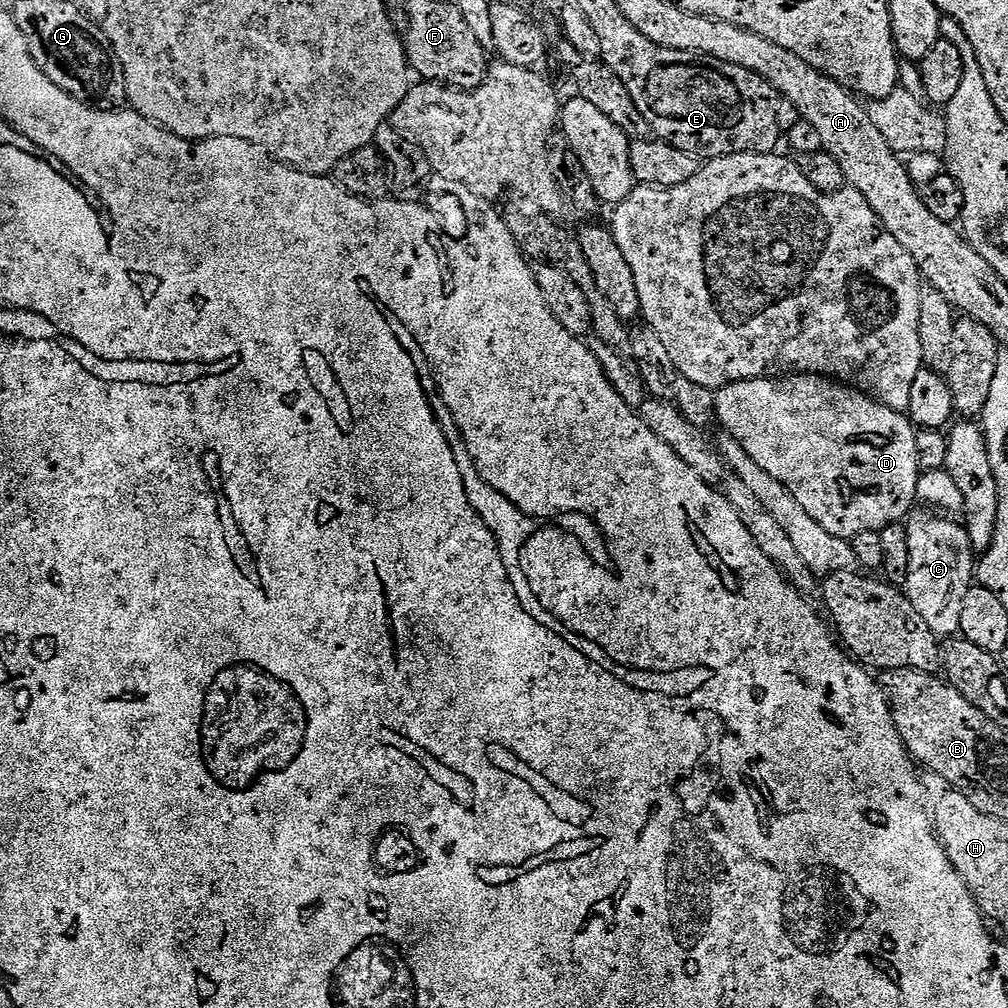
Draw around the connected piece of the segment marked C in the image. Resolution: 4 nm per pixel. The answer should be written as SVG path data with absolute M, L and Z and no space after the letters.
M911 520L906 524L909 562L905 596L938 638L953 637L960 632L966 594L976 578L976 553L969 532L959 521Z

